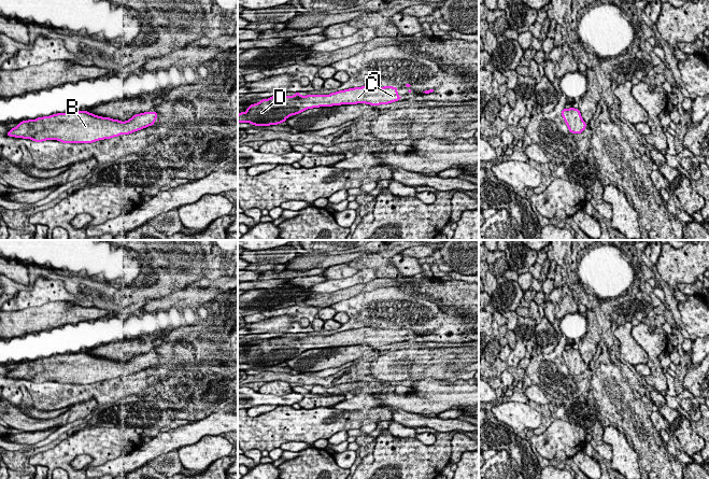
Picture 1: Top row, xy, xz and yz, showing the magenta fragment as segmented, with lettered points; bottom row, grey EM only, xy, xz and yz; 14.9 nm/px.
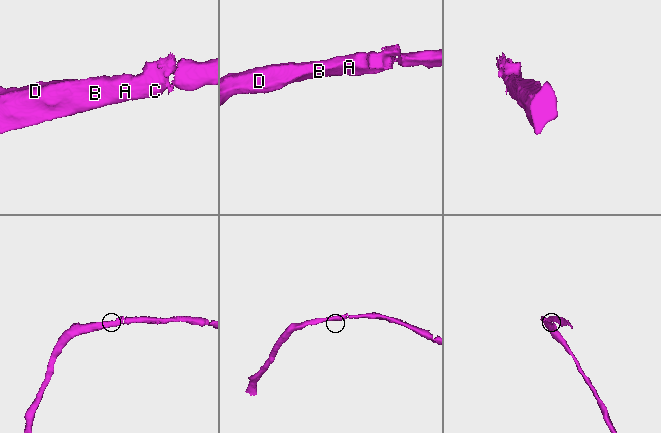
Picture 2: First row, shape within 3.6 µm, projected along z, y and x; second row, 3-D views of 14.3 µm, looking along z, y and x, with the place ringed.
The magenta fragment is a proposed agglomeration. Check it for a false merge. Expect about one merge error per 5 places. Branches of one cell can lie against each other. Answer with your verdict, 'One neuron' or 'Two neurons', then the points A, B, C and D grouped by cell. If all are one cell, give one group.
One neuron. Groups: A B C D

